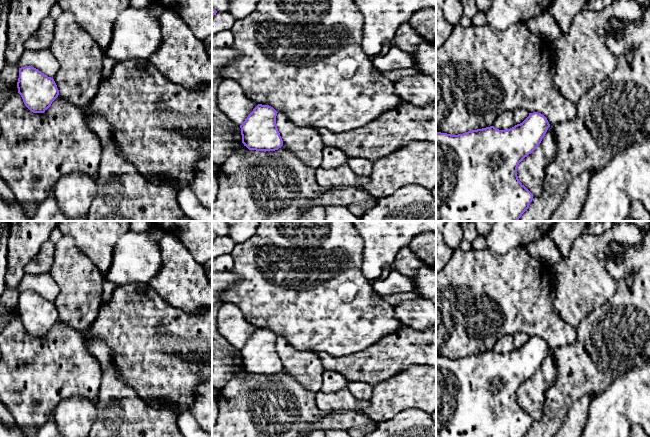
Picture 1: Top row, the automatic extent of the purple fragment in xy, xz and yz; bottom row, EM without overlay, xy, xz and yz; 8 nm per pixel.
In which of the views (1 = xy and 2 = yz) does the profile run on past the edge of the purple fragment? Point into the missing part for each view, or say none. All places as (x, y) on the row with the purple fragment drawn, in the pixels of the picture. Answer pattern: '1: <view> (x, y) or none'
1: none
2: none

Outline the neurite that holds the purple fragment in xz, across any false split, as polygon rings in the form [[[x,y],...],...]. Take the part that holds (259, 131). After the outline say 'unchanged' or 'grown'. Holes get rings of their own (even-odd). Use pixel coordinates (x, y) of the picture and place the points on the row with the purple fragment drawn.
[[[258,104],[240,125],[242,143],[249,150],[275,151],[283,146],[283,140],[276,125],[277,111]]] | unchanged

